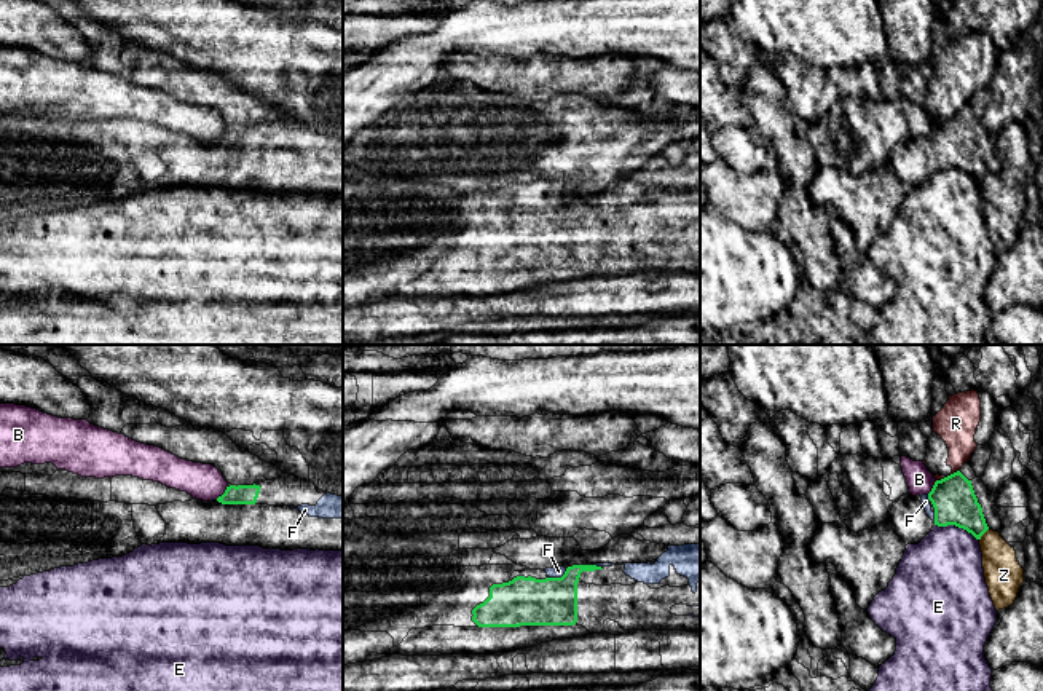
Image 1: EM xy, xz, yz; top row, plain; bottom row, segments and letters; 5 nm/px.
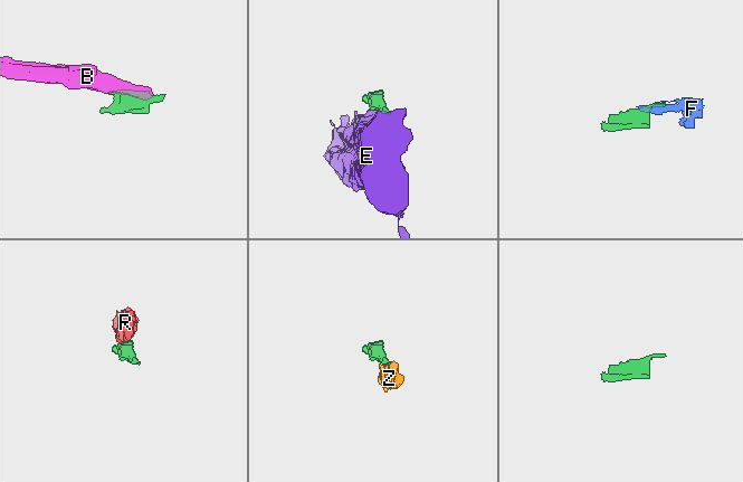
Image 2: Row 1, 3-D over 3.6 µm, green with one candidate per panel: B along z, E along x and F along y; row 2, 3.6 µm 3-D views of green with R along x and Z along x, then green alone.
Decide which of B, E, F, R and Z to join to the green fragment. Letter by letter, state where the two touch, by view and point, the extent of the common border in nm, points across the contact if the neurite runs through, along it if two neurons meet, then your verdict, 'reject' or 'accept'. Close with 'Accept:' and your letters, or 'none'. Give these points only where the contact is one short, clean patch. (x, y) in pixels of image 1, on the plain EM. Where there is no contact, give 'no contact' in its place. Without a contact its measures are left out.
B: xy (224, 136) | 90 nm | along xy (227, 128), (216, 141) | reject
E: yz (957, 168) | 240 nm | reject
F: xz (558, 221) | 110 nm | across xz (523, 243), (536, 243), (558, 221), (558, 214) | accept
R: yz (954, 115) | 60 nm | along yz (957, 112), (949, 118) | reject
Z: yz (983, 176) | 80 nm | along yz (987, 171), (980, 182) | reject
Accept: F

